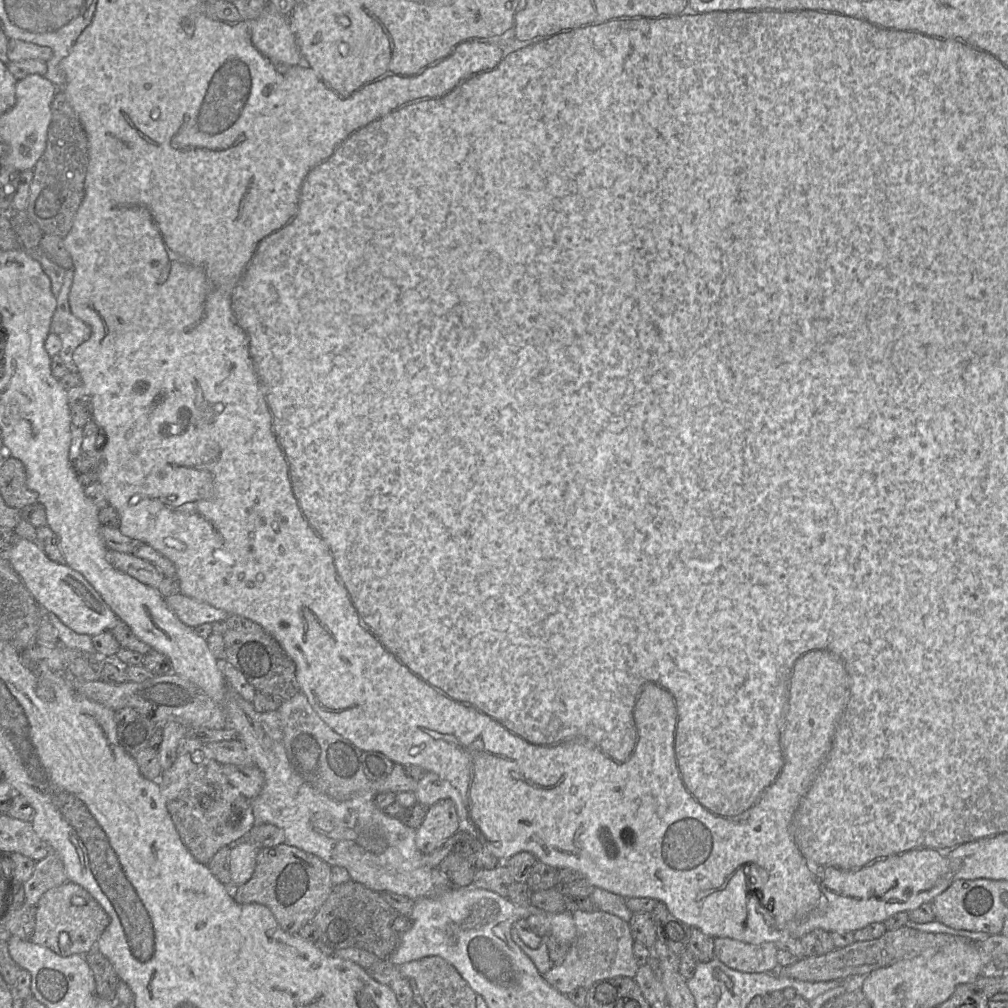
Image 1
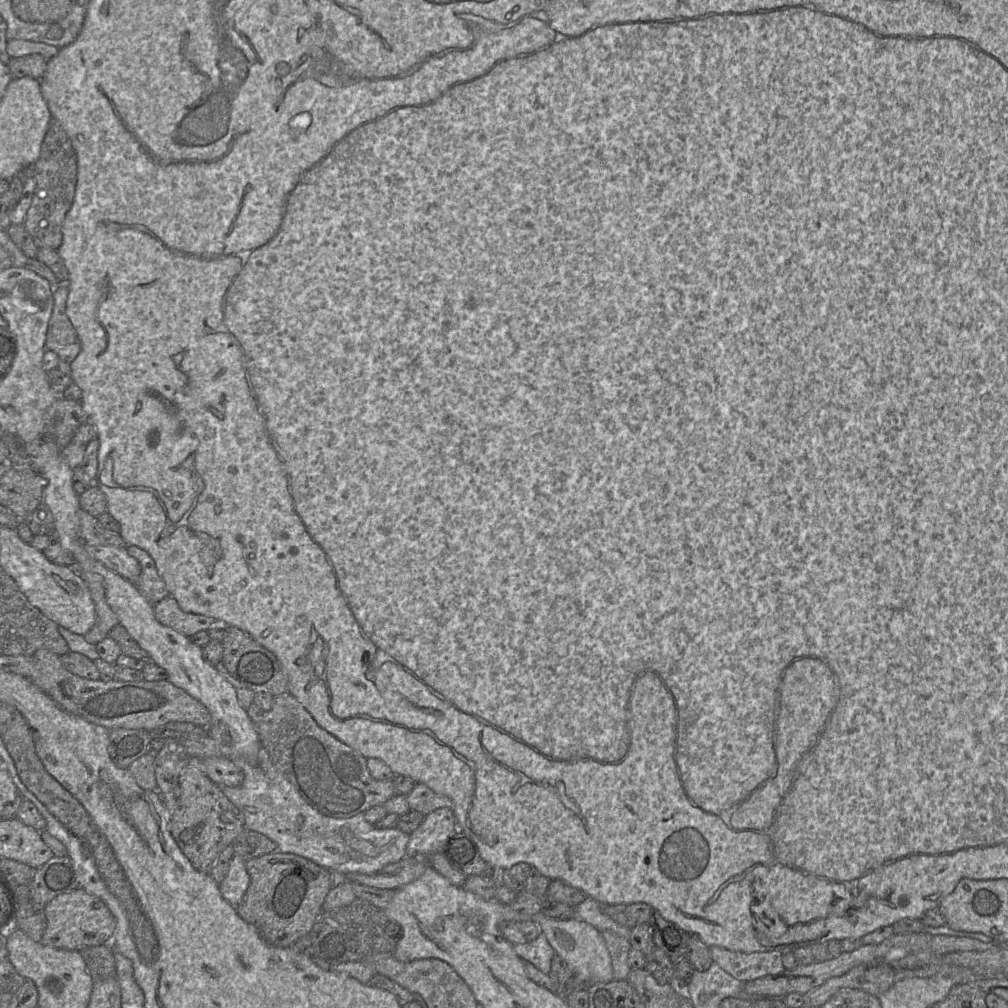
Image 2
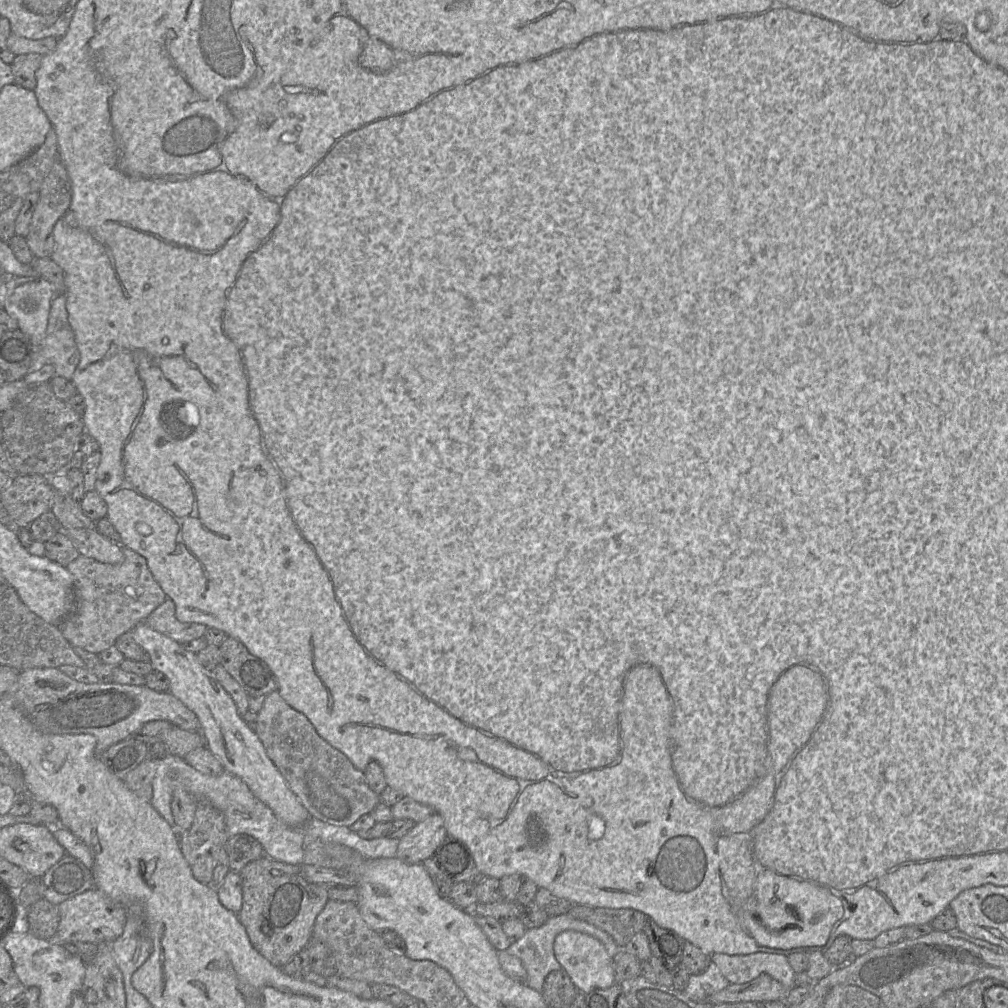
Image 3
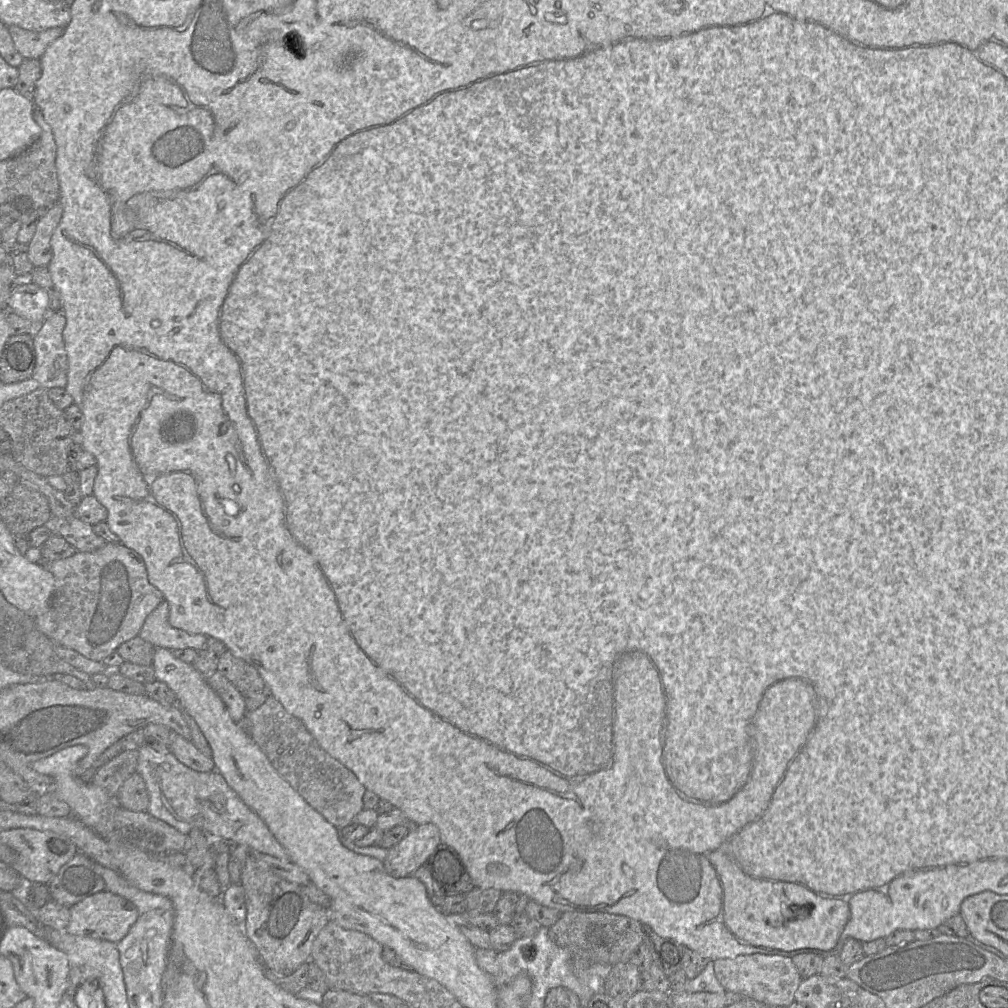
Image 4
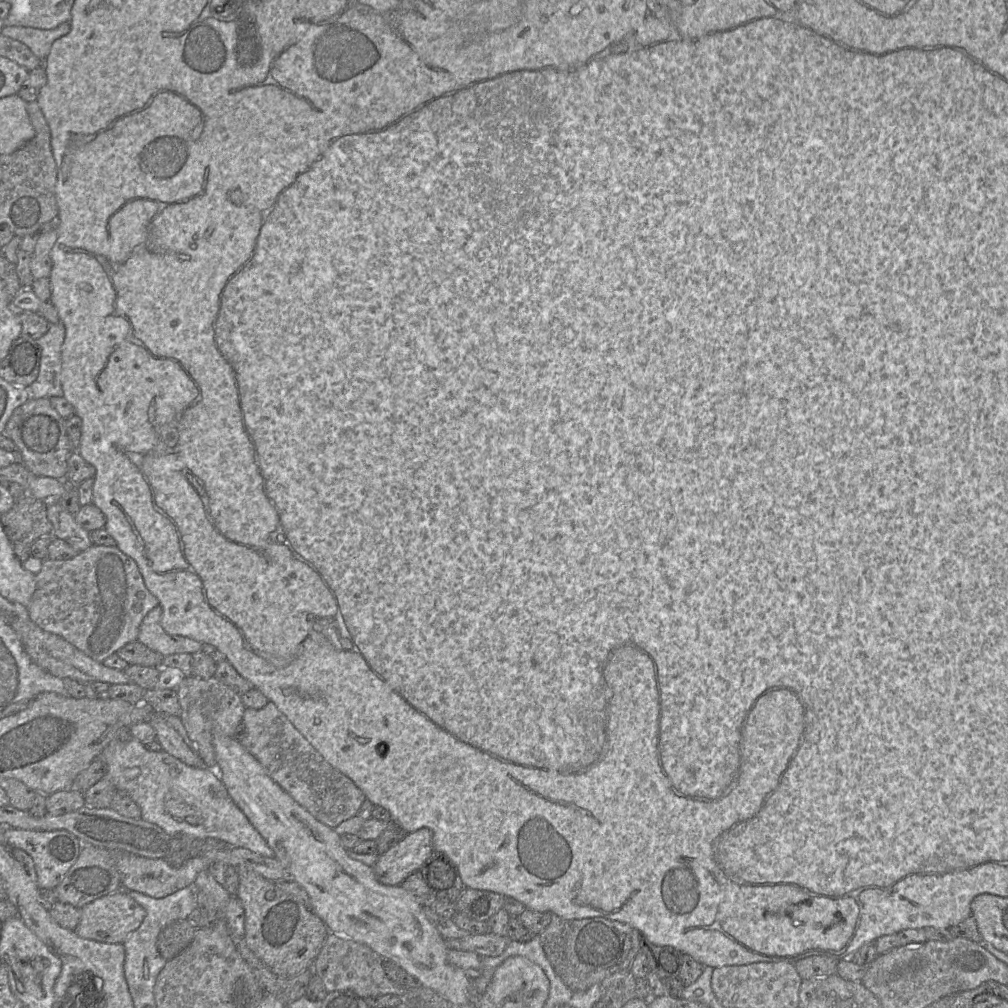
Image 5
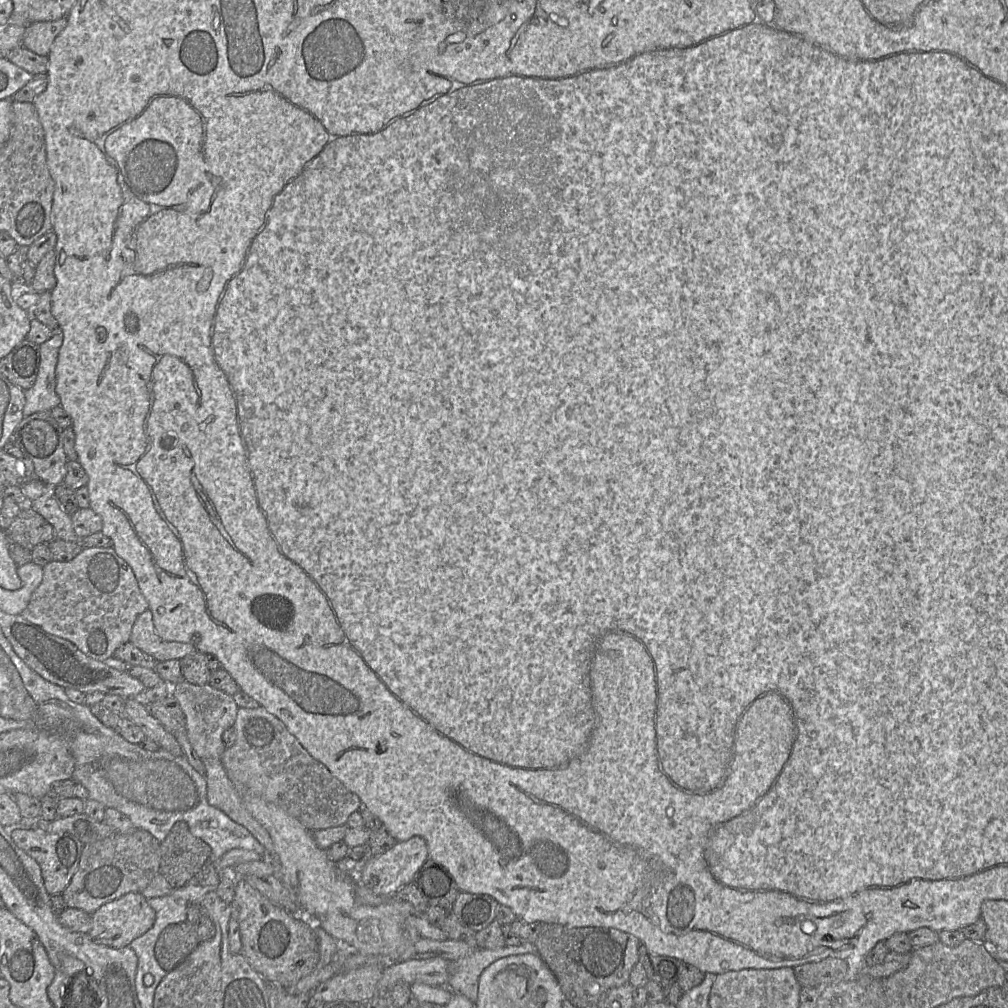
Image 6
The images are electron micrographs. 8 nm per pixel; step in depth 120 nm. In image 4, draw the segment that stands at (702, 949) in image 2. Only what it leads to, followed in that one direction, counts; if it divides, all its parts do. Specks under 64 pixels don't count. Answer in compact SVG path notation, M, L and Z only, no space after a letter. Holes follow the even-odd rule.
M645 927L645 942L656 964L669 977L679 970L683 970L689 980L696 978L706 967L708 960L669 938L657 935L650 928Z

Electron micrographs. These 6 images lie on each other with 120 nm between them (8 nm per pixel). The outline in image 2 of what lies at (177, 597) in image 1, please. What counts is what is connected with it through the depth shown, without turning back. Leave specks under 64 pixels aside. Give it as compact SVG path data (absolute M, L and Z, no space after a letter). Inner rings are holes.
M170 595L153 605L156 619L163 625L187 637L205 630L216 621L214 618L181 610L177 601Z

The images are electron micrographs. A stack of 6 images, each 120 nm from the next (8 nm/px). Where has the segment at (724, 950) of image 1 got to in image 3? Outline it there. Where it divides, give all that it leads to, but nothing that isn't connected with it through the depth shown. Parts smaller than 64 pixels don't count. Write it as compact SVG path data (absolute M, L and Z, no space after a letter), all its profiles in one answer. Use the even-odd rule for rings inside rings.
M756 952L748 955L727 955L715 953L711 961L730 984L750 982L761 974L767 974L786 989L796 987L796 973L784 955Z

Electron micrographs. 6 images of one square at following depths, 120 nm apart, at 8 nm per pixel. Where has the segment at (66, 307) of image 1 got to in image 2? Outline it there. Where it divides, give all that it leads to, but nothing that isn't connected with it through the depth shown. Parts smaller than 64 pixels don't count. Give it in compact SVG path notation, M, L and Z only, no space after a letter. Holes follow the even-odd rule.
M67 284L54 287L54 306L48 323L45 350L59 356L58 368L66 375L72 373L71 364L81 349L78 334L66 314L69 295Z

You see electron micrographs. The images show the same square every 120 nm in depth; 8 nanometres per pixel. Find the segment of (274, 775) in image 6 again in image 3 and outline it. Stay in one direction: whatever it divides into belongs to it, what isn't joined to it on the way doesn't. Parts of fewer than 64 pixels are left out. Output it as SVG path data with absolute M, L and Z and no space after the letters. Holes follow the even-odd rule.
M278 691L266 695L253 730L288 787L311 817L335 826L350 827L361 816L371 813L380 802L380 795L369 788L364 772L326 742L309 719L291 707Z

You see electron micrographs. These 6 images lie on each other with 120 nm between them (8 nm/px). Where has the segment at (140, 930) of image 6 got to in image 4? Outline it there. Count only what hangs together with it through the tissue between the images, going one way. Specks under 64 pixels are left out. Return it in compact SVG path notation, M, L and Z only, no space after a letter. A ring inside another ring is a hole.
M107 890L95 893L69 907L70 921L66 931L71 935L120 942L138 918L136 906L129 900Z

